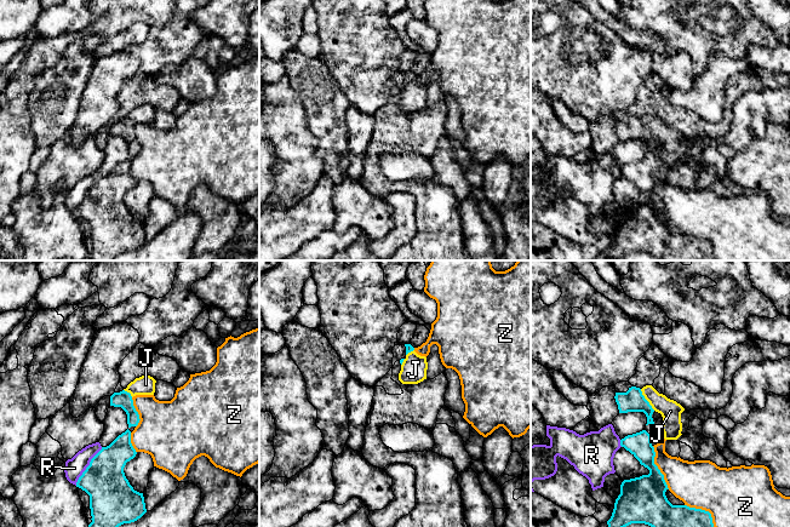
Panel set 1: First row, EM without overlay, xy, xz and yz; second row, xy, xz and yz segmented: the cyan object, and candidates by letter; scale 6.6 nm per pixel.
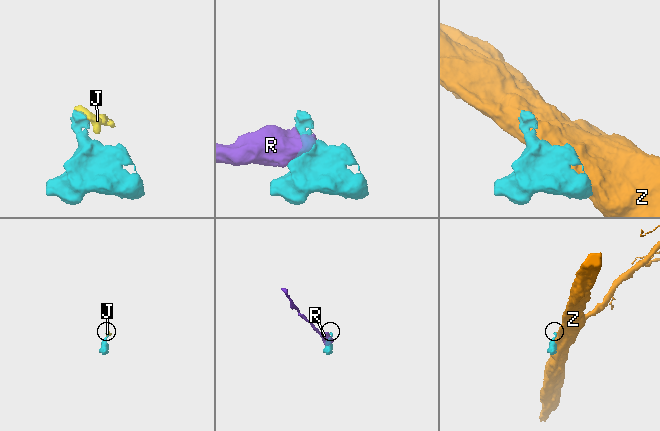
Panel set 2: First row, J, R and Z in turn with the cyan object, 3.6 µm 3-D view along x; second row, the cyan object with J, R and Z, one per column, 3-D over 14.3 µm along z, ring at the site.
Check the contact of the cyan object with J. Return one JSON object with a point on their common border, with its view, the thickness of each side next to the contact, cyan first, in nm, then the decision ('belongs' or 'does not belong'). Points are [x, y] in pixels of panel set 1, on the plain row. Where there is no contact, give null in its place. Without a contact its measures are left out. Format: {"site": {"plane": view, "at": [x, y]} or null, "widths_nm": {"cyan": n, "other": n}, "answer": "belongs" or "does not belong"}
{"site": {"plane": "yz", "at": [646, 129]}, "widths_nm": {"cyan": 150, "other": 140}, "answer": "belongs"}

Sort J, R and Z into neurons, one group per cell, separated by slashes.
J / R / Z

